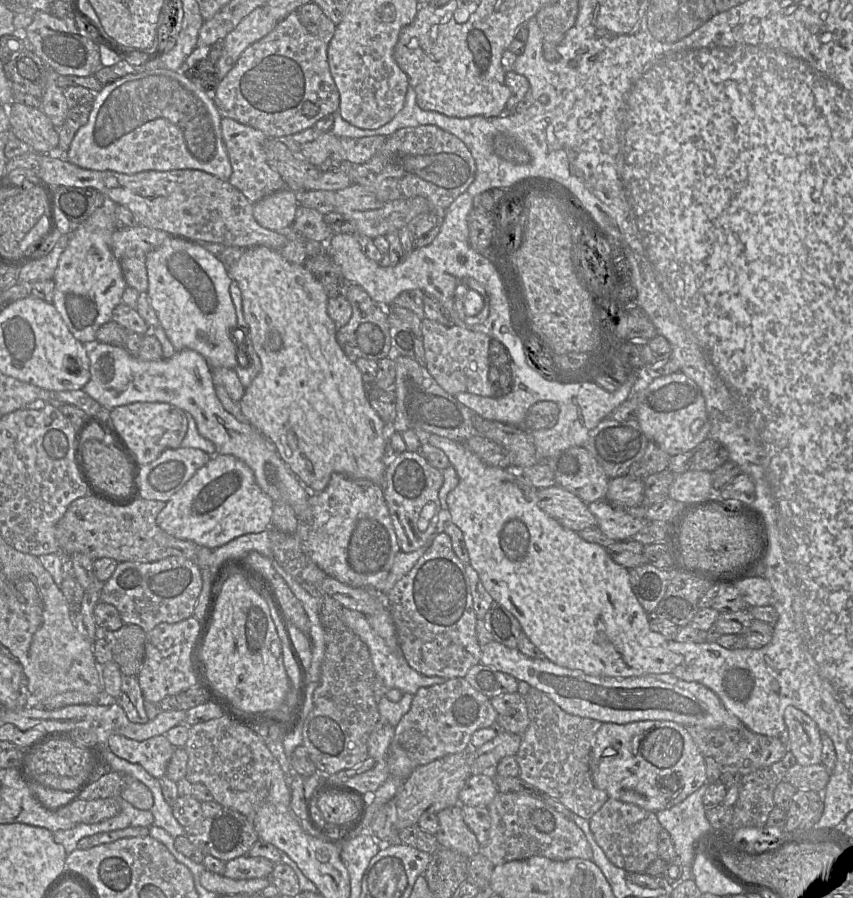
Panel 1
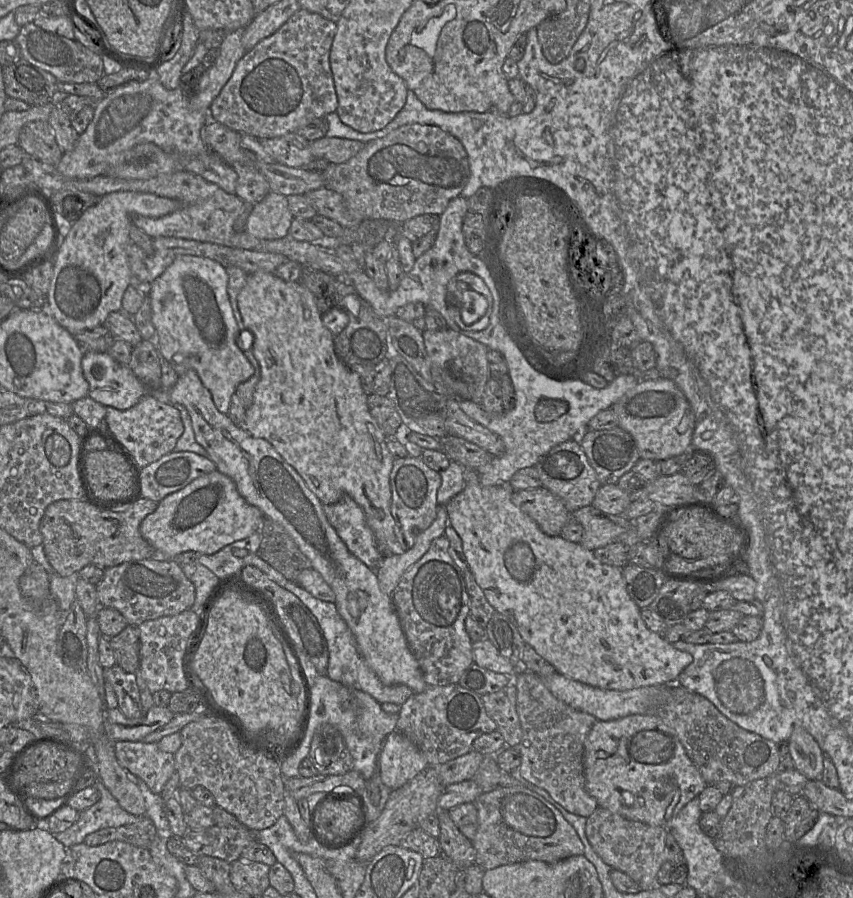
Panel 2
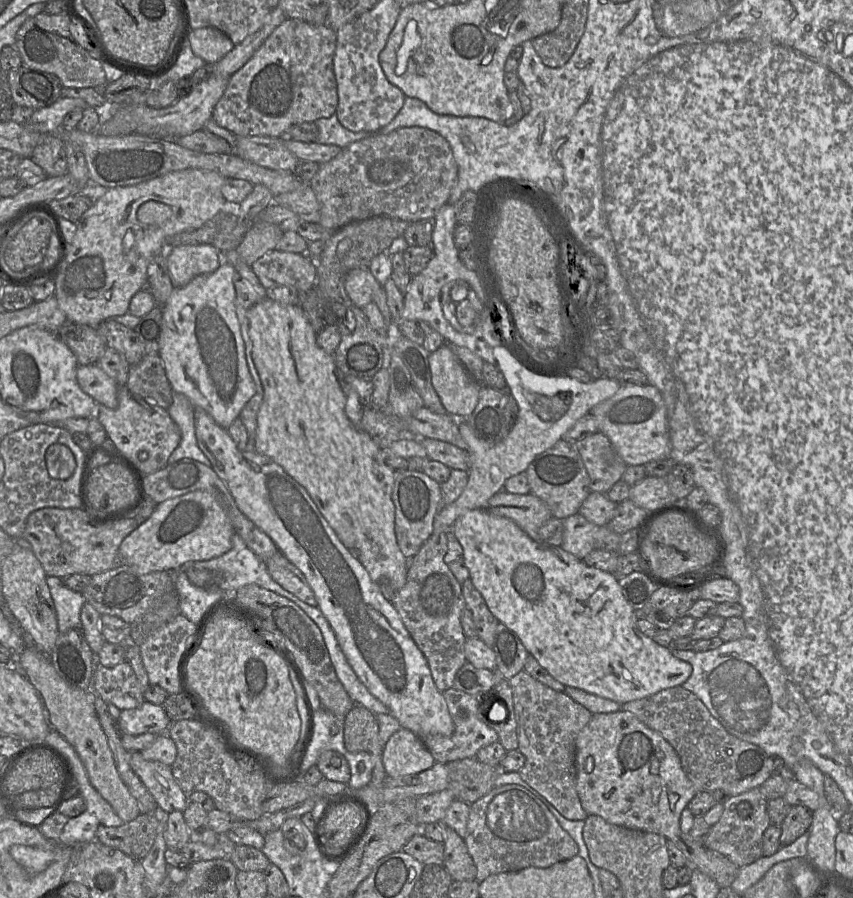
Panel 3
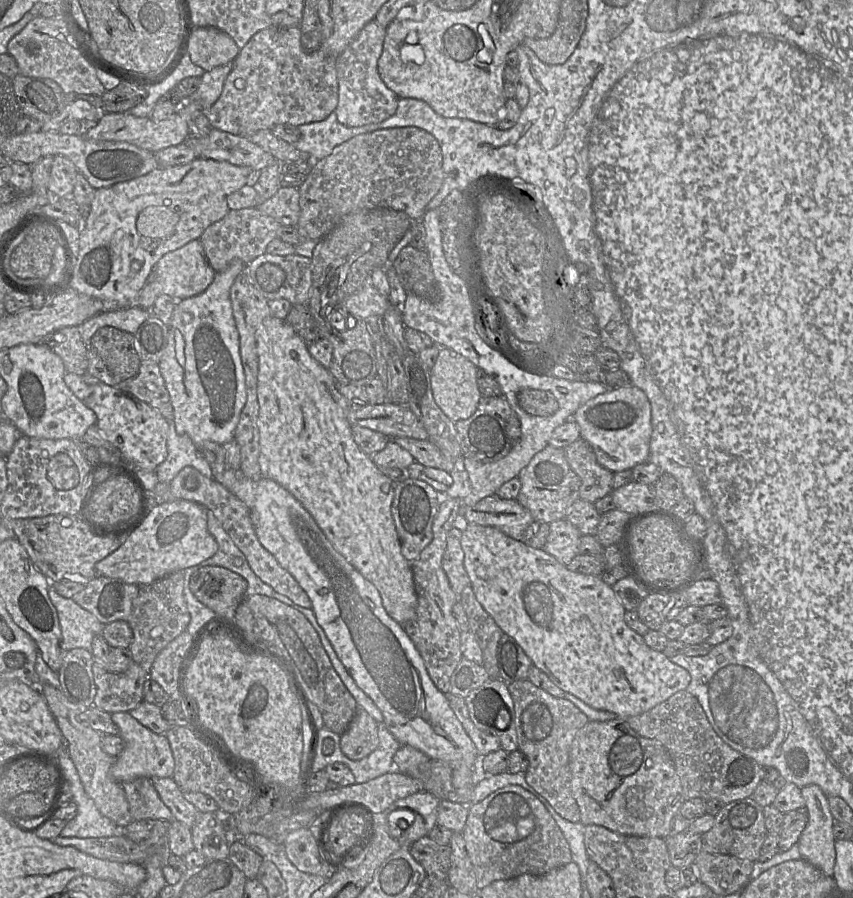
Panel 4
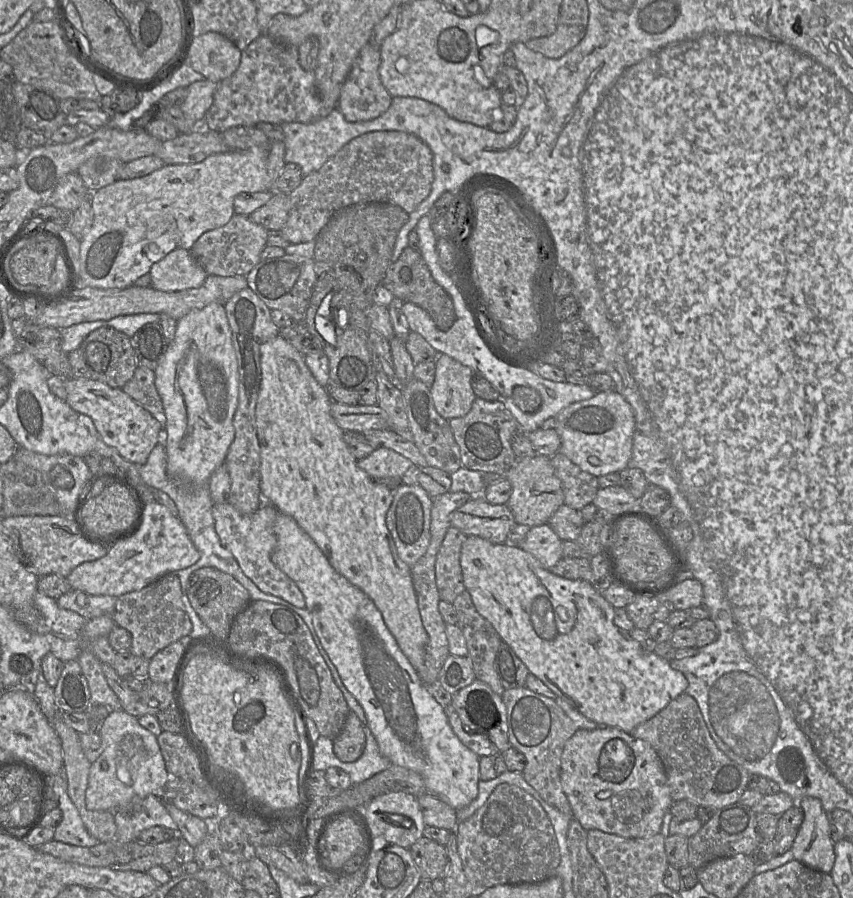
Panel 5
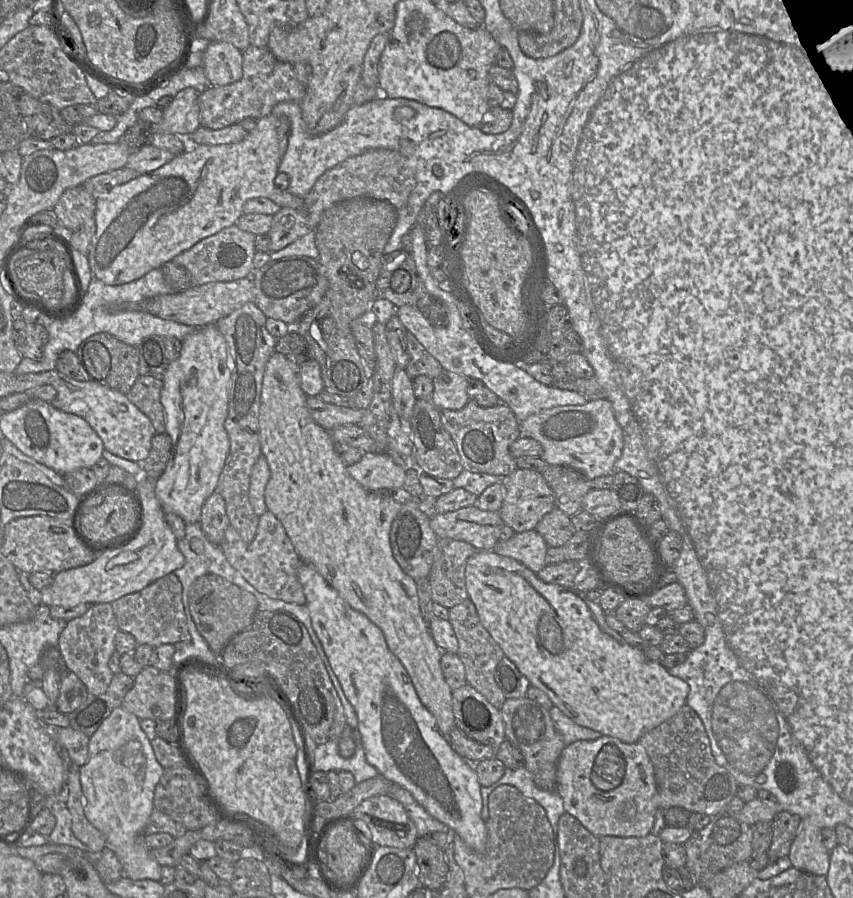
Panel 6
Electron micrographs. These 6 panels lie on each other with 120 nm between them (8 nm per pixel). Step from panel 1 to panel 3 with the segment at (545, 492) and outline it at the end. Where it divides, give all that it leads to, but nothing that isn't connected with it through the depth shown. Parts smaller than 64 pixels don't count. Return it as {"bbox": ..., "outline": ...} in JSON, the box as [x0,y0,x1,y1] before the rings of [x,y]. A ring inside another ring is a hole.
{"bbox":[483,490,552,541],"outline":[[[504,490],[494,494],[483,508],[513,520],[530,538],[540,541],[539,529],[552,518],[549,507],[535,495],[511,494]]]}

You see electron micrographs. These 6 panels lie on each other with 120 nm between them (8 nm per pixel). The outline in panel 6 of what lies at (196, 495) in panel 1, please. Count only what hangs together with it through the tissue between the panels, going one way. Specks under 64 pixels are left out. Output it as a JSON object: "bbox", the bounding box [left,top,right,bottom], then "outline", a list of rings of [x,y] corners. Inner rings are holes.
{"bbox":[32,474,185,608],"outline":[[[145,474],[141,475],[140,481],[137,484],[137,497],[141,500],[144,511],[143,526],[138,536],[131,543],[123,547],[96,555],[95,560],[86,566],[72,568],[54,574],[53,582],[49,587],[35,592],[35,595],[32,594],[32,603],[35,607],[41,604],[48,607],[61,606],[64,608],[75,607],[83,603],[111,604],[125,595],[141,591],[156,580],[173,573],[185,565],[185,557],[177,546],[178,540],[166,522],[166,513],[155,495],[155,484],[151,483]]]}

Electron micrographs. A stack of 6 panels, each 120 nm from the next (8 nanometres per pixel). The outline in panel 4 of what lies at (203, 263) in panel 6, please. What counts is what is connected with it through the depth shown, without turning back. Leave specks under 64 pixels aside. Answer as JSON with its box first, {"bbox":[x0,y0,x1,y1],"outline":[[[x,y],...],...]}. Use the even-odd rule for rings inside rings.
{"bbox":[199,207,282,273],"outline":[[[257,207],[230,210],[224,218],[210,225],[199,238],[209,265],[216,273],[226,269],[234,260],[240,259],[247,265],[266,252],[268,244],[278,236],[282,225],[274,218],[264,214]]]}

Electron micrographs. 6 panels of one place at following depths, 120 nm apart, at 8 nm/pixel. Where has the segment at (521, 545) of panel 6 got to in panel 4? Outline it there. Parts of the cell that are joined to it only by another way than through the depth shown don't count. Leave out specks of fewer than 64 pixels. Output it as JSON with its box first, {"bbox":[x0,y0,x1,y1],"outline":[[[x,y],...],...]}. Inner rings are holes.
{"bbox":[542,519,579,565],"outline":[[[566,519],[549,523],[549,535],[542,548],[563,565],[567,565],[579,554],[579,530]]]}

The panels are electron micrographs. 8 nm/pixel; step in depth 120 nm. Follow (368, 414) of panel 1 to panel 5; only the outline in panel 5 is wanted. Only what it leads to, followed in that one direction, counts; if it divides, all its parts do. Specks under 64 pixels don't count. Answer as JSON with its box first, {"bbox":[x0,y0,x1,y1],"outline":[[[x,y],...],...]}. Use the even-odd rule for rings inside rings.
{"bbox":[256,335,428,674],"outline":[[[280,335],[263,343],[260,346],[261,383],[256,403],[256,434],[260,447],[260,491],[261,506],[272,505],[279,512],[291,516],[321,549],[332,567],[347,578],[352,584],[362,590],[375,604],[383,620],[395,638],[399,648],[406,656],[410,664],[419,674],[424,665],[425,648],[428,642],[428,634],[423,626],[418,609],[417,597],[413,587],[411,568],[398,556],[395,543],[386,524],[386,515],[393,501],[394,491],[383,484],[375,483],[372,478],[358,466],[358,461],[353,457],[344,441],[344,431],[336,424],[330,413],[332,400],[327,388],[322,387],[313,377],[303,357],[292,345]]]}

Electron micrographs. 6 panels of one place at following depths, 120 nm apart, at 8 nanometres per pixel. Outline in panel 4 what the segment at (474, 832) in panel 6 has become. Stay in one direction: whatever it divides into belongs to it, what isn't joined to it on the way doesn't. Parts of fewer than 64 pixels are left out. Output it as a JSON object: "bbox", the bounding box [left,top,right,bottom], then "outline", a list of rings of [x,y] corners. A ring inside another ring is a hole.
{"bbox":[198,441,480,788],"outline":[[[207,441],[198,446],[198,449],[206,458],[208,463],[211,466],[213,479],[221,483],[227,490],[229,490],[233,495],[235,495],[239,500],[241,500],[249,509],[250,517],[252,524],[254,526],[257,537],[261,543],[261,545],[270,552],[279,565],[284,568],[287,572],[289,572],[294,579],[298,582],[300,587],[307,593],[311,602],[312,602],[312,610],[314,611],[315,617],[317,619],[318,624],[324,630],[327,638],[329,639],[331,645],[333,646],[338,658],[343,663],[348,673],[351,675],[357,686],[366,693],[372,701],[376,704],[383,715],[383,722],[385,723],[387,729],[391,732],[391,734],[399,741],[401,745],[409,745],[412,746],[423,753],[425,753],[430,759],[441,760],[448,763],[452,769],[452,782],[456,788],[464,788],[475,786],[477,781],[477,777],[480,776],[478,772],[478,763],[479,763],[479,754],[478,751],[464,730],[462,724],[457,719],[455,713],[449,706],[446,695],[441,692],[431,680],[424,661],[416,649],[414,643],[407,635],[403,626],[393,620],[388,613],[386,612],[382,598],[380,593],[376,589],[376,587],[367,579],[365,579],[362,574],[357,571],[345,558],[341,555],[331,544],[331,542],[327,539],[325,534],[319,528],[311,514],[303,507],[303,505],[285,488],[279,485],[277,482],[267,478],[260,478],[259,480],[252,480],[247,478],[240,469],[233,470],[226,466],[225,464],[225,454],[223,445],[220,445],[215,442]]]}

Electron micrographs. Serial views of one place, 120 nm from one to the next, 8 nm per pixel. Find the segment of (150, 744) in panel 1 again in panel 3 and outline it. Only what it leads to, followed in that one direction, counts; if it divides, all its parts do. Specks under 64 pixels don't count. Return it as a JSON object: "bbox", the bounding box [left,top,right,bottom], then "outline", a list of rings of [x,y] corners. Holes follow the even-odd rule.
{"bbox":[130,752,191,814],"outline":[[[130,752],[130,765],[162,810],[168,814],[185,811],[191,801],[176,782],[172,766],[146,760],[141,752]]]}

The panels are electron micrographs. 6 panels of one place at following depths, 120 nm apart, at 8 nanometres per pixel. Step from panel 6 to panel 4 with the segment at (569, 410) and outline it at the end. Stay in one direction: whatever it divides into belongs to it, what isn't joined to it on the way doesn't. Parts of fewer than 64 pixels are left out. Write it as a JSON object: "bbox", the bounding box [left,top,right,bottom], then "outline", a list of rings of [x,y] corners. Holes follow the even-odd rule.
{"bbox":[570,385,651,473],"outline":[[[633,385],[608,389],[579,407],[570,419],[579,425],[581,439],[590,444],[598,463],[613,473],[632,470],[649,460],[651,405],[641,389]]]}

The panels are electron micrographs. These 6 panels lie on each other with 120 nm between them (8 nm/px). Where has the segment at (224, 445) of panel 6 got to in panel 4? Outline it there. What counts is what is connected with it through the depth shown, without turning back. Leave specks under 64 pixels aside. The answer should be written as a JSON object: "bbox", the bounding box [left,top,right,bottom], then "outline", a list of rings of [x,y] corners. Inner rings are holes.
{"bbox":[158,259,246,447],"outline":[[[236,259],[226,269],[216,273],[213,282],[204,292],[175,301],[172,320],[168,326],[167,346],[158,362],[173,407],[175,430],[180,435],[189,436],[197,447],[207,441],[224,445],[234,439],[234,432],[246,403],[240,339],[230,299],[231,286],[237,276],[245,273],[246,267],[246,263]]]}

